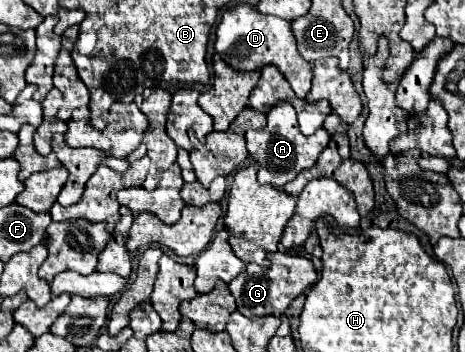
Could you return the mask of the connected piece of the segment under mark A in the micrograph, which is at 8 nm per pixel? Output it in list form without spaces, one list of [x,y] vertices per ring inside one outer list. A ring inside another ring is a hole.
[[[279,101],[267,113],[267,127],[263,127],[259,131],[247,131],[245,133],[247,151],[259,163],[257,177],[263,181],[263,185],[273,185],[277,189],[283,189],[285,183],[293,181],[293,177],[297,177],[299,171],[313,167],[313,163],[317,161],[319,153],[325,149],[329,139],[331,137],[329,137],[329,133],[323,127],[311,137],[301,135],[299,129],[297,129],[295,109],[289,103],[285,103],[285,101]]]

